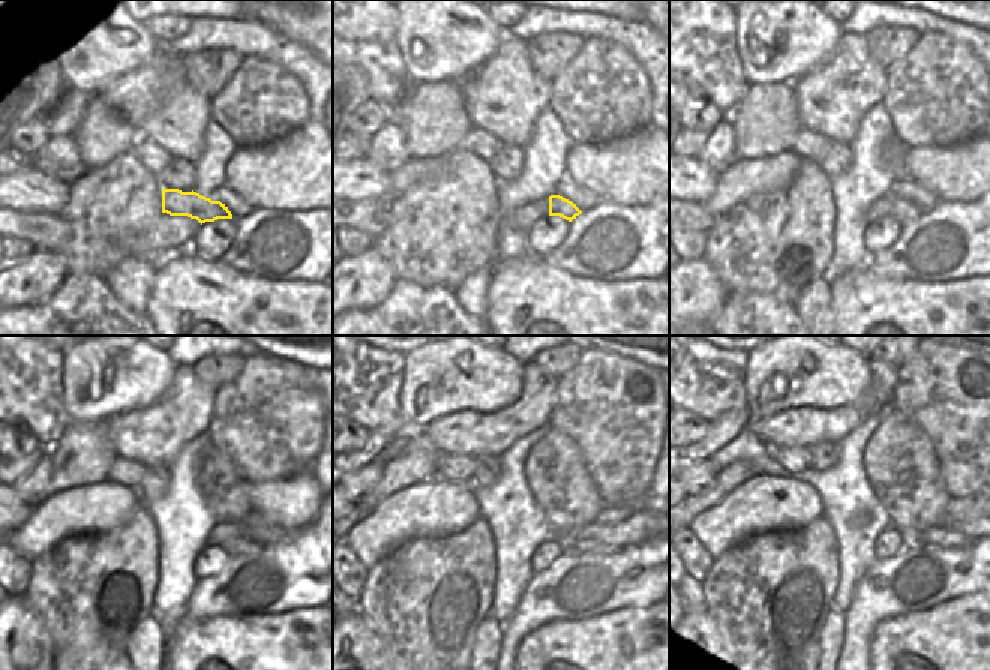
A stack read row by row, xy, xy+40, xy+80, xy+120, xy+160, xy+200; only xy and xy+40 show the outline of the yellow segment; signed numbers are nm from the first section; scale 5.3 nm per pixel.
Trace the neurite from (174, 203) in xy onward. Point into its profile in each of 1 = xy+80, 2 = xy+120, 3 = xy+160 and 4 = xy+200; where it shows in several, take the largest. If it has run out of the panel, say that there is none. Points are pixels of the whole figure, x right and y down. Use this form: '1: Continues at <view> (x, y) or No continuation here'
1: Continues at xy+80 (902, 210)
2: Continues at xy+120 (234, 547)
3: Continues at xy+160 (587, 540)
4: Continues at xy+200 (935, 538)

